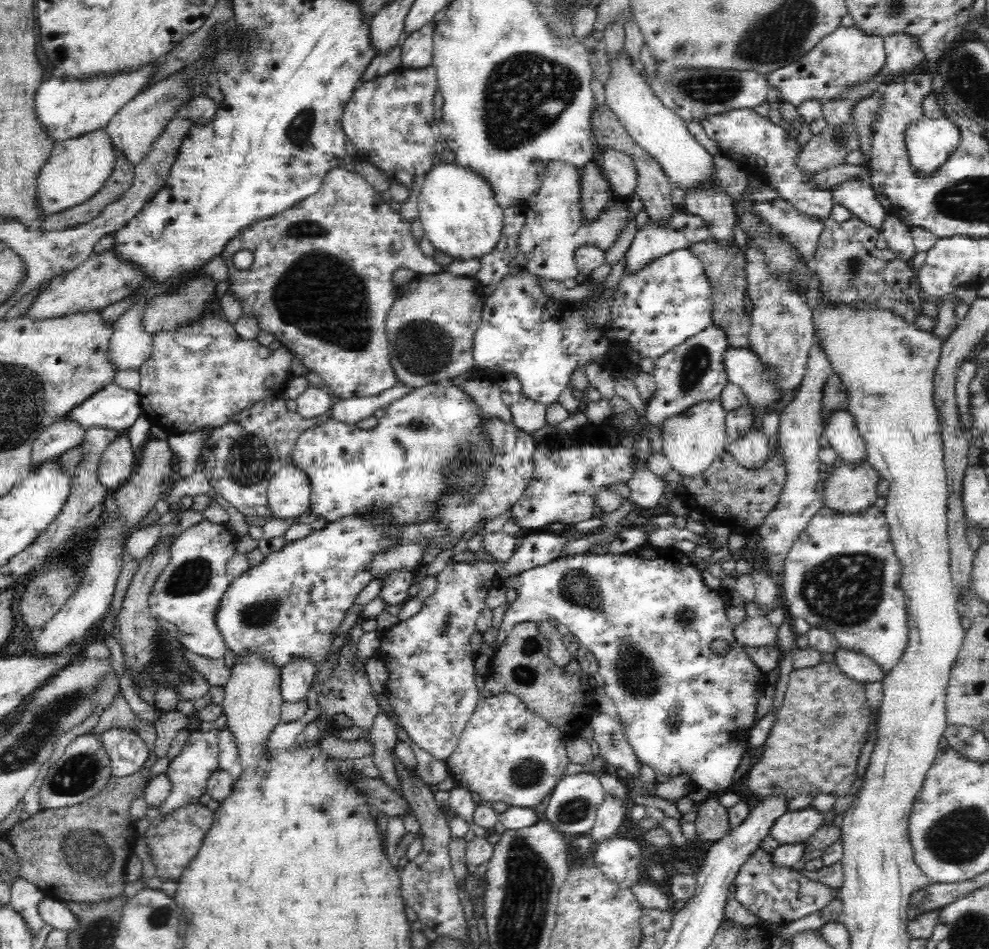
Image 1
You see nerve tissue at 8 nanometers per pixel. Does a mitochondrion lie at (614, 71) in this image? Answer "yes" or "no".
no

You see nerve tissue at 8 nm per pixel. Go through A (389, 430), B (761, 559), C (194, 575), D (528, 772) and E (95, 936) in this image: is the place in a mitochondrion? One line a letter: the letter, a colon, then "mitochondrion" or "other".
A: other
B: other
C: mitochondrion
D: mitochondrion
E: mitochondrion

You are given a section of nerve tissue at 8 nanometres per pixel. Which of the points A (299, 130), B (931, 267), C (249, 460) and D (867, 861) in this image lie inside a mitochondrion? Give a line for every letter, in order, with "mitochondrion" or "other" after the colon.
A: mitochondrion
B: other
C: mitochondrion
D: other

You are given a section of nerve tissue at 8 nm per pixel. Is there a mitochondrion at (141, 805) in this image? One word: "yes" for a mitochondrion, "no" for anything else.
no

